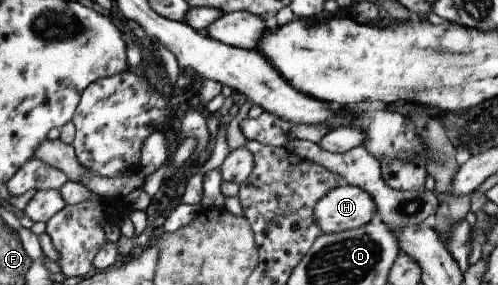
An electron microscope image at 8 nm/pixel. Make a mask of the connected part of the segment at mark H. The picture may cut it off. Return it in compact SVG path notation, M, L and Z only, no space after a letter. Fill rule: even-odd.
M340 184L313 205L313 223L321 234L341 232L366 225L376 211L371 197L359 187Z

